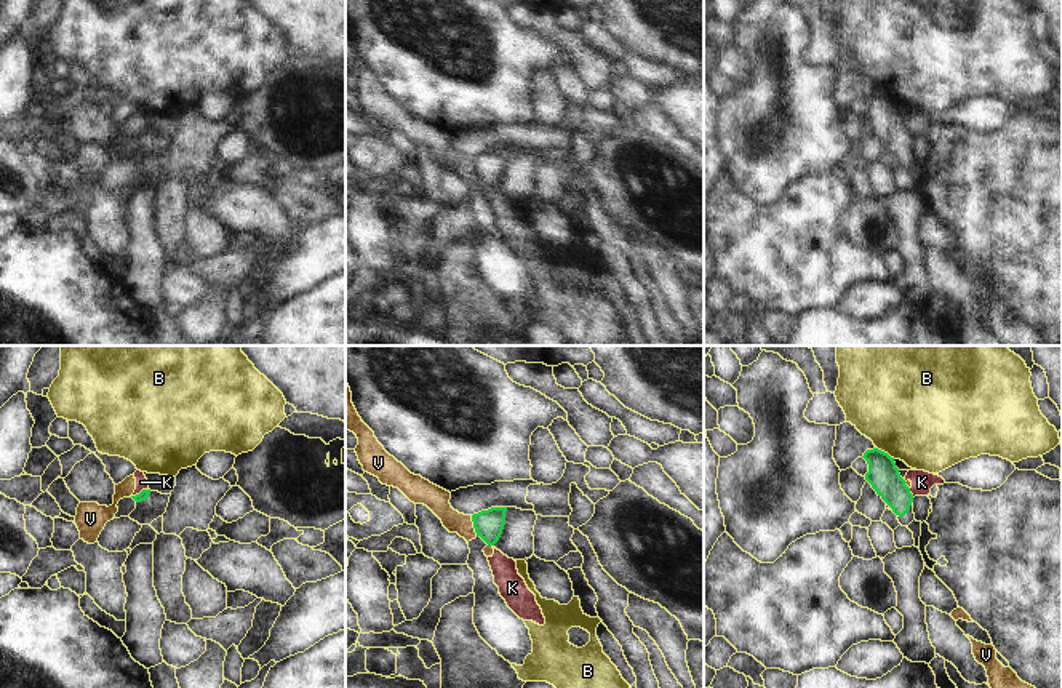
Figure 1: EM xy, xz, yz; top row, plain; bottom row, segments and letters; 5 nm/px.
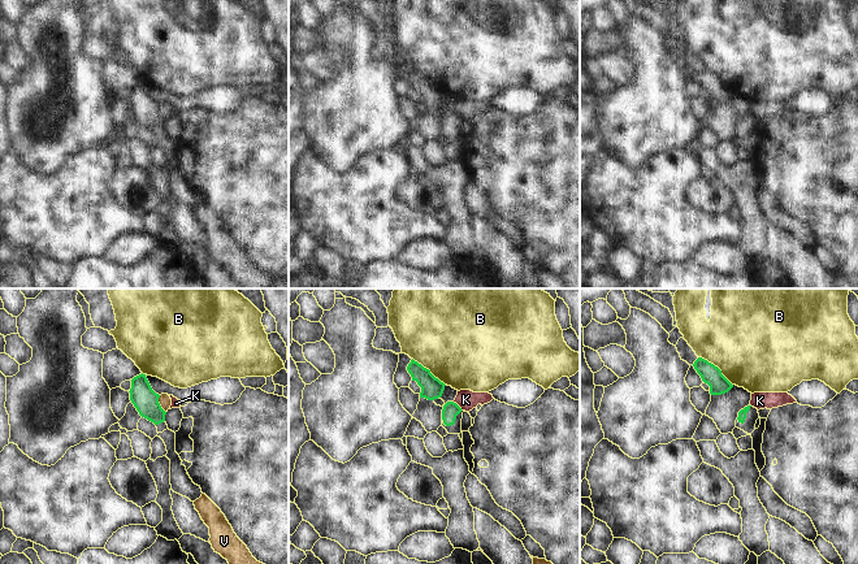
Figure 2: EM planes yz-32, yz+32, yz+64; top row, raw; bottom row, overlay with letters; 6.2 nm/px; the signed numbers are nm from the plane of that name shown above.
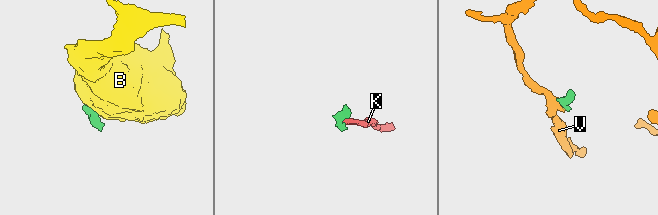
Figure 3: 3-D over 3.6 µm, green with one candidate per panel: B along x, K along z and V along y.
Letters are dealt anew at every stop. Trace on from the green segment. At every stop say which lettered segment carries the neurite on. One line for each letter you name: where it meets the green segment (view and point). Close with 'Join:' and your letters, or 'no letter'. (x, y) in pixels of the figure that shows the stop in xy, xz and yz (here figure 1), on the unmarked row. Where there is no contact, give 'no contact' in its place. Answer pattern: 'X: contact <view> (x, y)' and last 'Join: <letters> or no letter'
Join: no letter

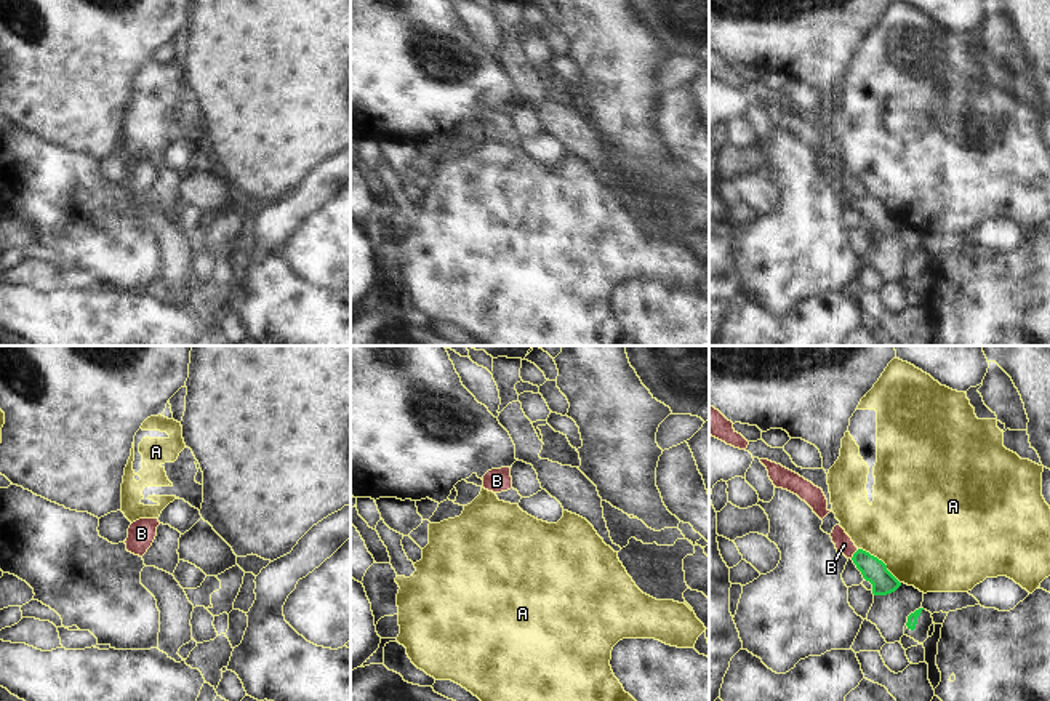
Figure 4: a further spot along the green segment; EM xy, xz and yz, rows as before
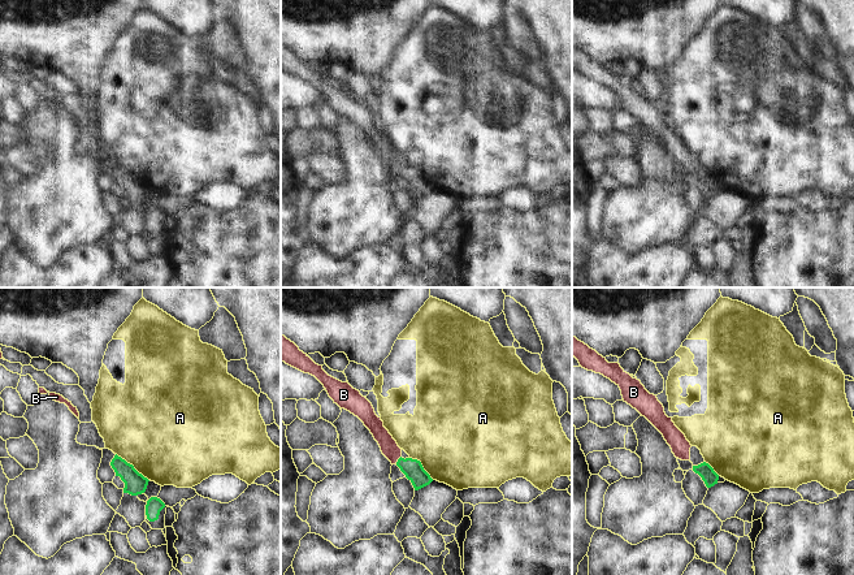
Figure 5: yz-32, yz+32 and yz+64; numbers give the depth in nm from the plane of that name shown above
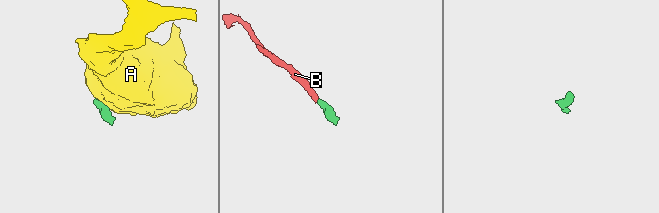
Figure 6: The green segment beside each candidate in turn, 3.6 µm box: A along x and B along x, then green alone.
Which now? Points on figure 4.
B: contact yz (853, 196)
Join: B

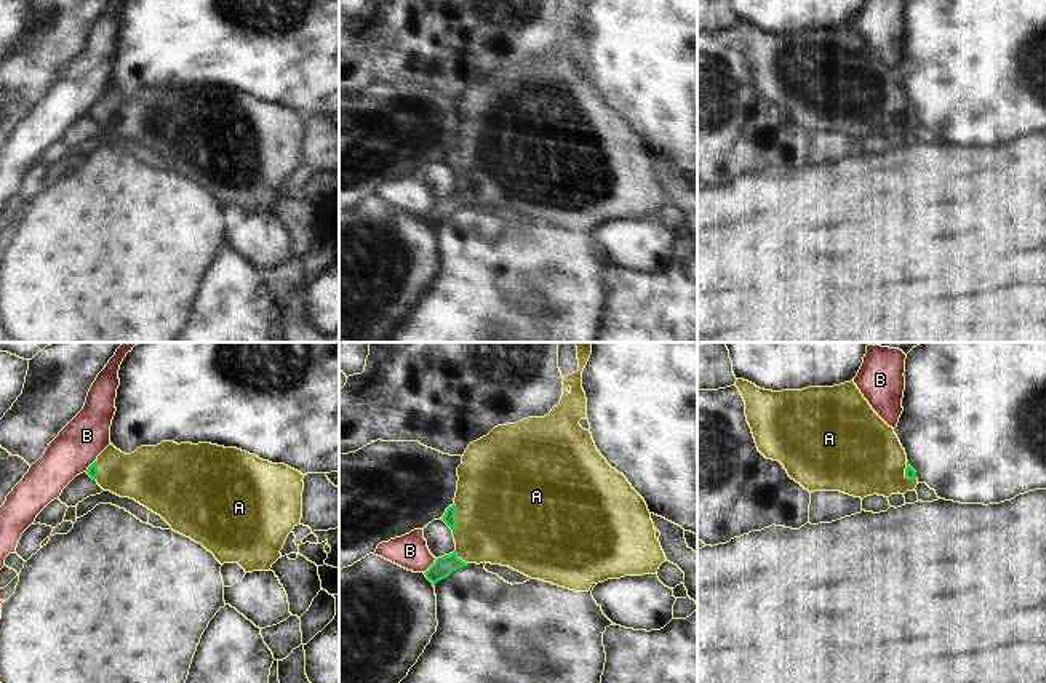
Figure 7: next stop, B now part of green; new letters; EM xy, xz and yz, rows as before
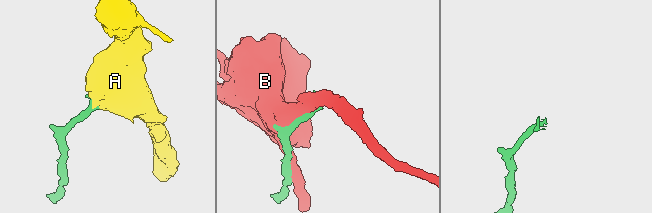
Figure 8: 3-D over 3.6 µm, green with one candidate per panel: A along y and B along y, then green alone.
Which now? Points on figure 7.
A: contact xz (455, 162)
Join: A

